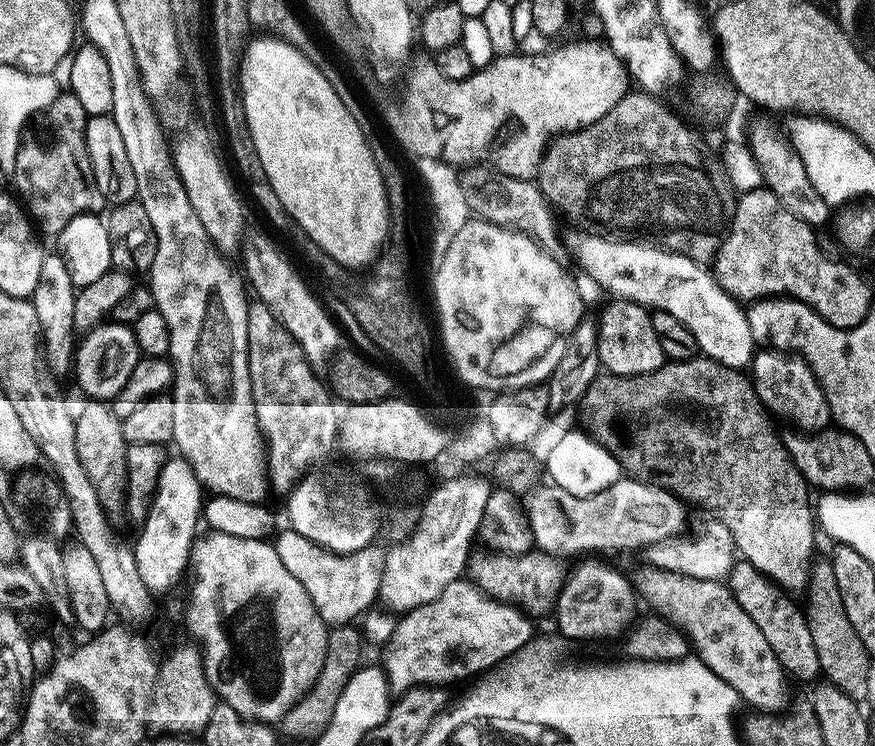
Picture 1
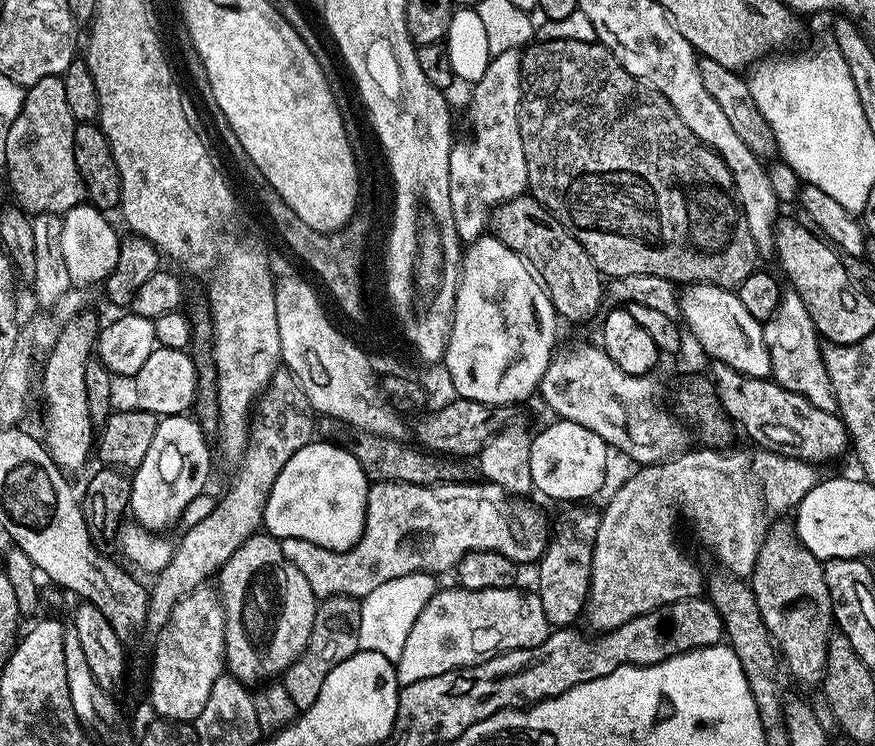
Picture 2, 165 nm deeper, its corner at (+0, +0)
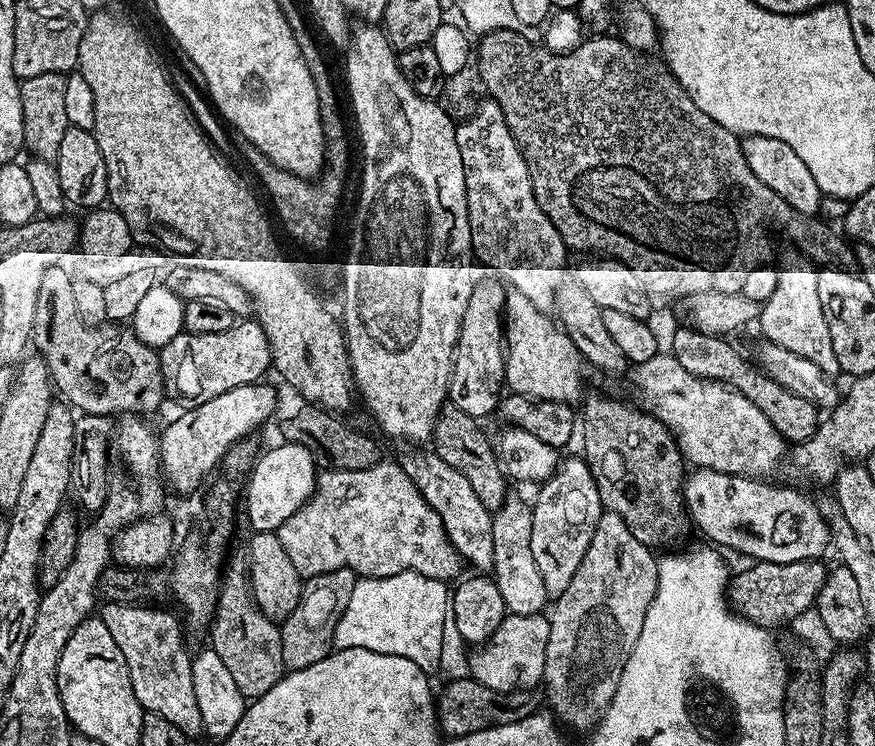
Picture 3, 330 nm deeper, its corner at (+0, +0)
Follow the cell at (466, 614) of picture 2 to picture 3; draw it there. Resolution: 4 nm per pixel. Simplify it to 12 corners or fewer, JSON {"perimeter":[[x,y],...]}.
{"perimeter":[[508,614],[472,656],[490,690],[532,690],[544,679],[550,622]]}

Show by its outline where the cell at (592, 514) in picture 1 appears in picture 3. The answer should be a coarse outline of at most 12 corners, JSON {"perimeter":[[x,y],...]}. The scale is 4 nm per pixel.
{"perimeter":[[388,458],[329,468],[275,534],[301,578],[462,559]]}

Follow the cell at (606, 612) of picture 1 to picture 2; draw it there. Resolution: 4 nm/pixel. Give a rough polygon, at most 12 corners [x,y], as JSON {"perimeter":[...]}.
{"perimeter":[[568,506],[538,561],[551,627],[583,613],[600,512]]}

